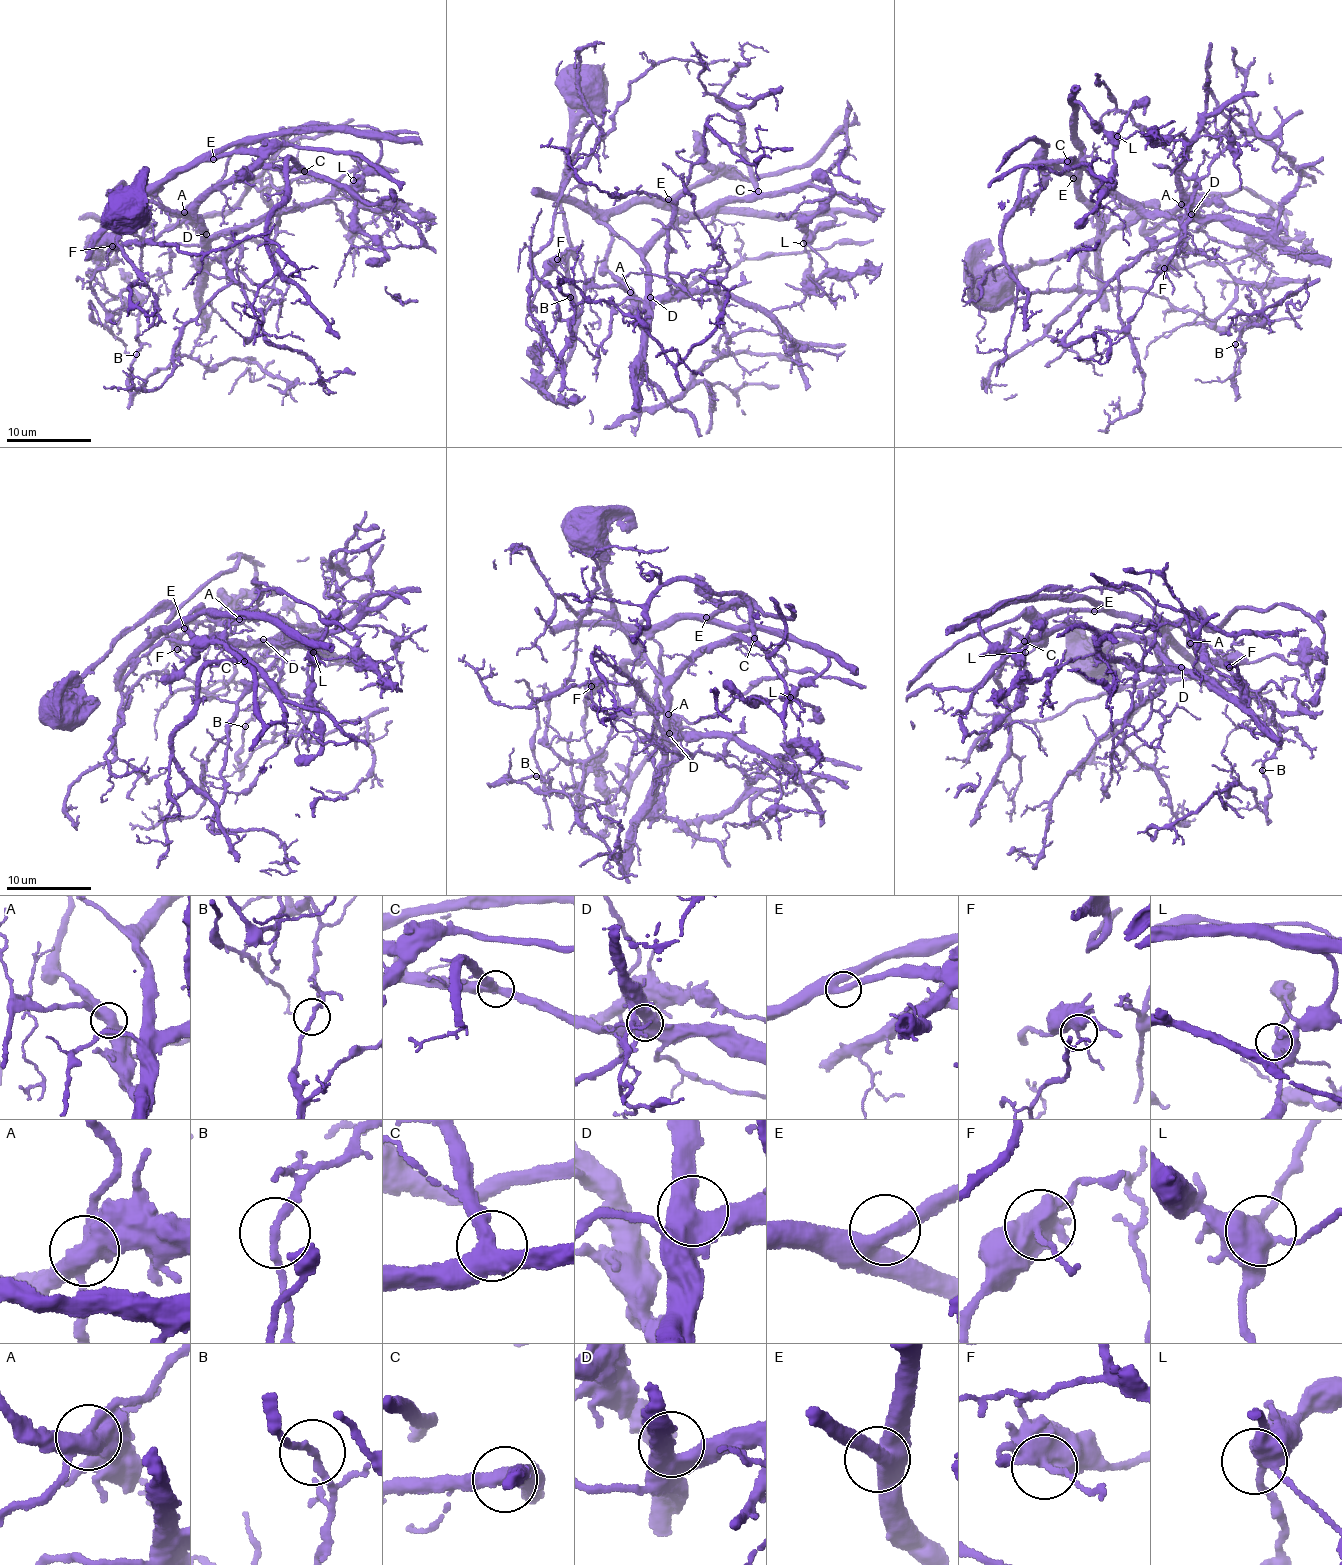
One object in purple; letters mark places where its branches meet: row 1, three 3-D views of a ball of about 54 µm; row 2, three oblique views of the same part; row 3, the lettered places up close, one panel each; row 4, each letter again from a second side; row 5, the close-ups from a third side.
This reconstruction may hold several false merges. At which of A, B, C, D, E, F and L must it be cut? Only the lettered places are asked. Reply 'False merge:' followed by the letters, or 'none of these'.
False merge: A, B

